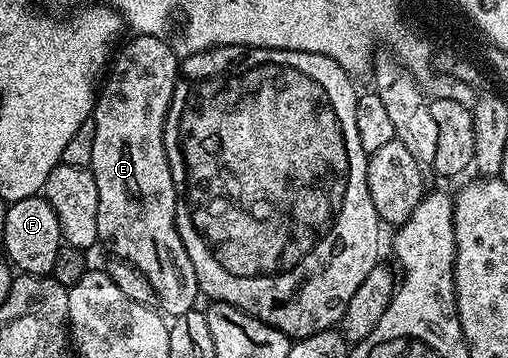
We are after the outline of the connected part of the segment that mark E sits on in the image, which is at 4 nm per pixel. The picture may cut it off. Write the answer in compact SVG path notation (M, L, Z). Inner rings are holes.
M141 33L132 38L127 46L124 44L114 54L93 110L95 134L89 168L93 179L97 179L97 231L99 241L107 244L118 260L133 263L133 267L153 283L158 308L163 308L168 318L174 319L196 308L198 301L195 300L201 297L193 263L189 263L185 243L181 243L181 235L175 226L175 184L163 146L163 128L179 81L181 61L178 56L175 58L163 37Z

